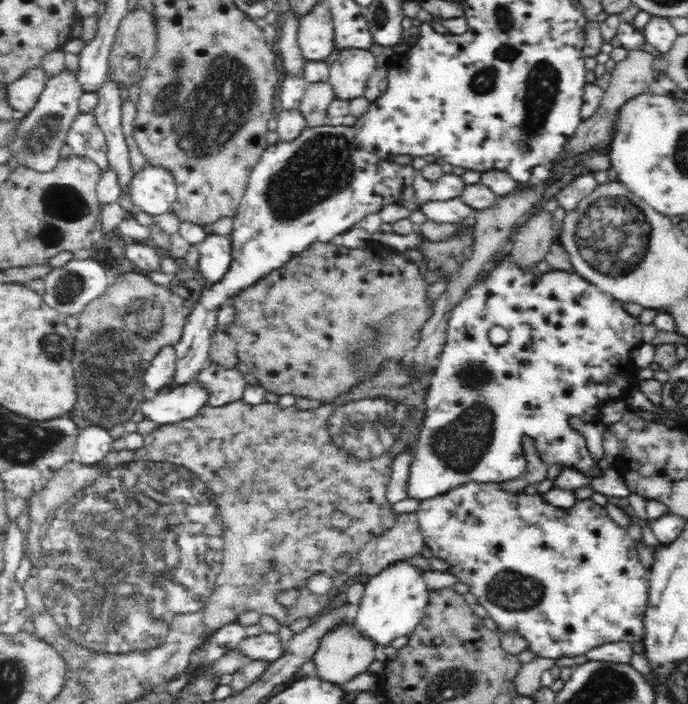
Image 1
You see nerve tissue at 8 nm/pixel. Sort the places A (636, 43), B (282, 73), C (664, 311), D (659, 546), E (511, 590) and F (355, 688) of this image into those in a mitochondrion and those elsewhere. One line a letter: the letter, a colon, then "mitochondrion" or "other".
A: other
B: other
C: other
D: other
E: mitochondrion
F: other

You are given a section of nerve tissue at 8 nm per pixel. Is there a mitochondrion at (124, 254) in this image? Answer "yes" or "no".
no

